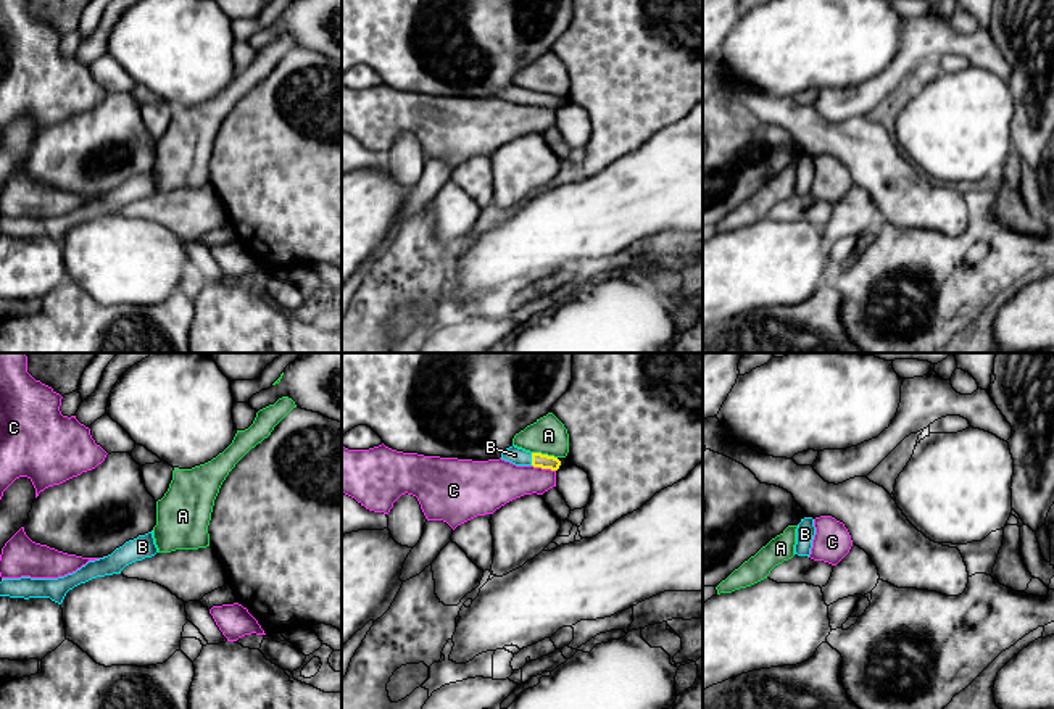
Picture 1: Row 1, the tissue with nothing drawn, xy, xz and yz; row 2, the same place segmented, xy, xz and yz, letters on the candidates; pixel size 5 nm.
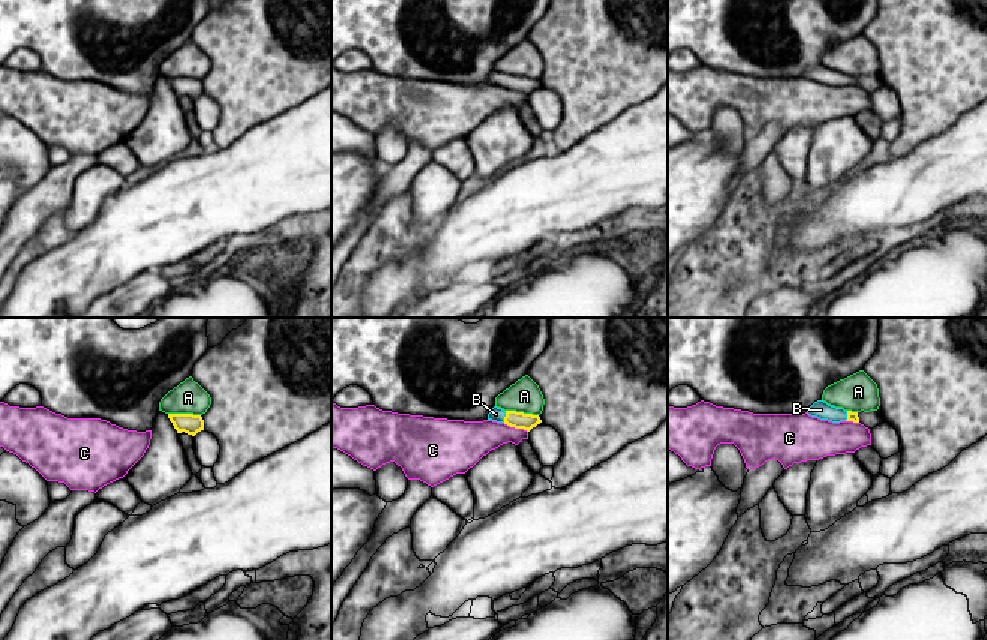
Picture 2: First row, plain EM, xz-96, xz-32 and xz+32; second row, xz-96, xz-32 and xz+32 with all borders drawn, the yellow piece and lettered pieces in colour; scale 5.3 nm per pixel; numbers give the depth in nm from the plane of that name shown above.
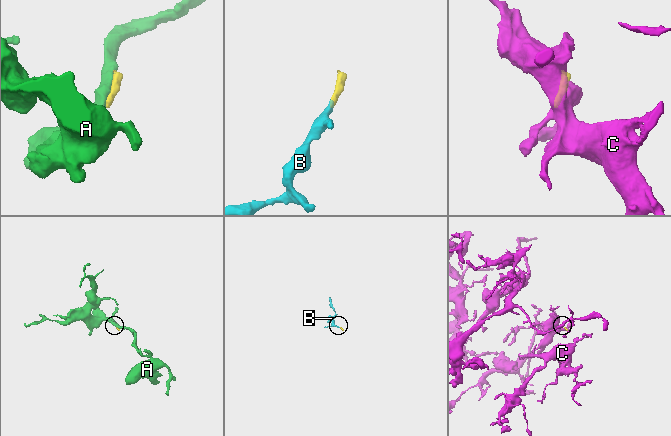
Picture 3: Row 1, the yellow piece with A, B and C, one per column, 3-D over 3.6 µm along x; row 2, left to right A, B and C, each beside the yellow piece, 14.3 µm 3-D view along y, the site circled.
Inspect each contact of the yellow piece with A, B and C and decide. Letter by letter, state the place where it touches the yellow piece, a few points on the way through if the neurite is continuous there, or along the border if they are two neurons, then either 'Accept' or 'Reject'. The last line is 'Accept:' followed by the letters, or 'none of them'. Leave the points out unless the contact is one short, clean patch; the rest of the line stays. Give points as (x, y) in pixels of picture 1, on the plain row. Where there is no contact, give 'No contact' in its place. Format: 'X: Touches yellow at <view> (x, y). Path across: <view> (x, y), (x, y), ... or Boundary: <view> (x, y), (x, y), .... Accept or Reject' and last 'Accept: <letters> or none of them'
A: Touches yellow at xz (545, 94). Reject
B: Touches yellow at xz (532, 99). Path across: xz (539, 99), (532, 99), (514, 94). Accept
C: Touches yellow at xz (543, 107). Boundary: xz (532, 103), (555, 110). Reject
Accept: B

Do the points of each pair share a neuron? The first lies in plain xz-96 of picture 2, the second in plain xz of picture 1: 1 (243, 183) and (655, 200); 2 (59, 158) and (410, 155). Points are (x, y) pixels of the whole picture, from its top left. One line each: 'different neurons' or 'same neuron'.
1: same neuron
2: same neuron

